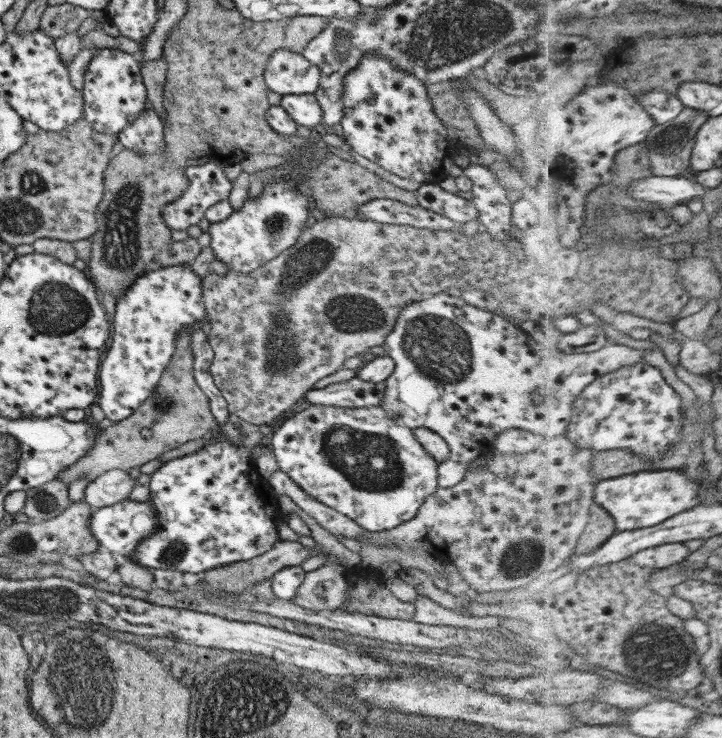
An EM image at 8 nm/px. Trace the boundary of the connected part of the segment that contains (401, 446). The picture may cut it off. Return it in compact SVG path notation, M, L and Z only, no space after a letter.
M312 404L287 419L272 434L271 440L280 471L288 474L308 496L351 518L365 531L387 531L412 520L425 500L439 487L439 464L416 440L413 429L393 421L381 408Z

